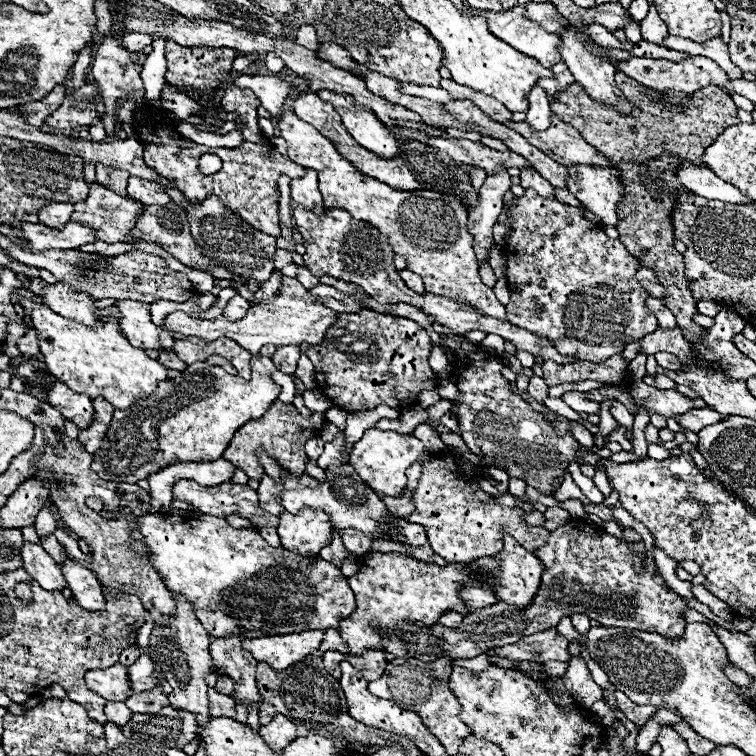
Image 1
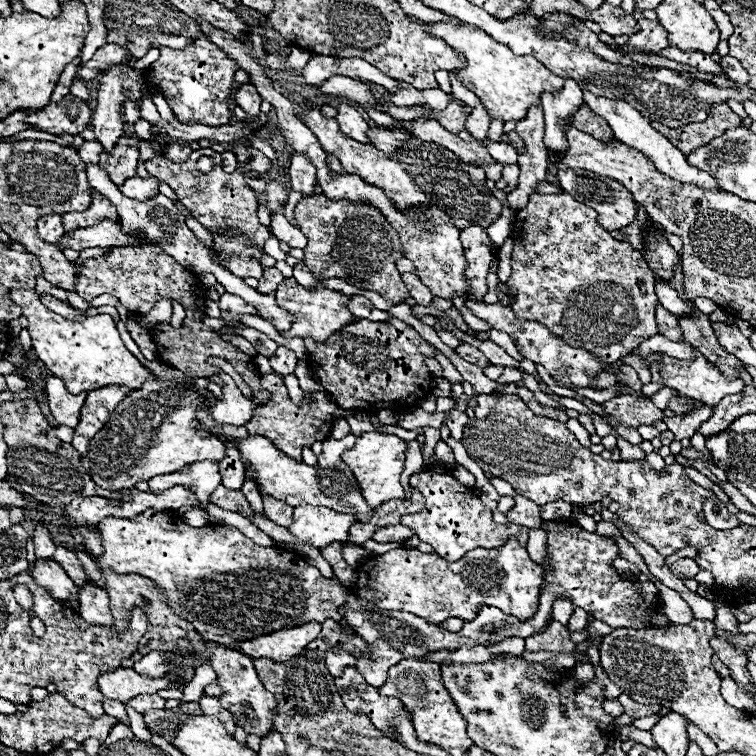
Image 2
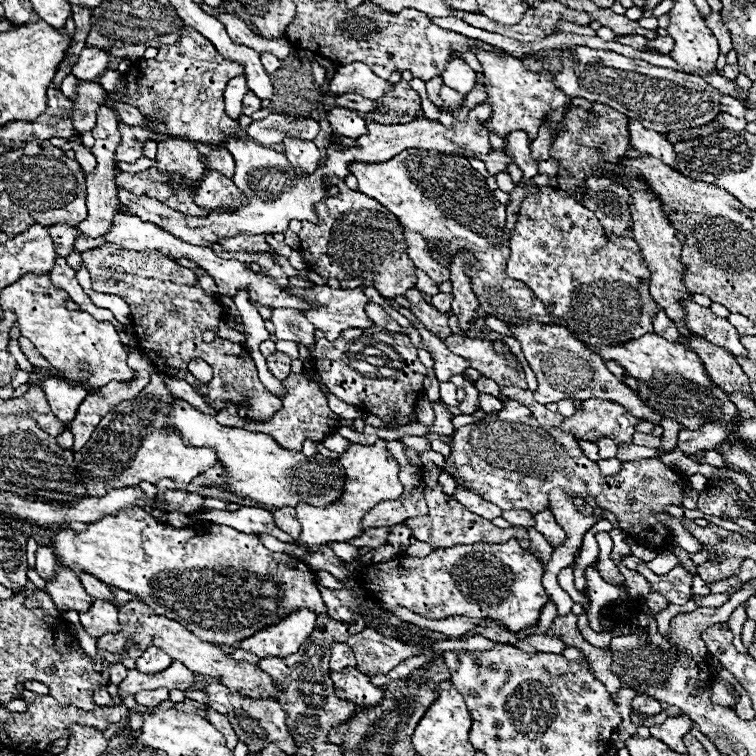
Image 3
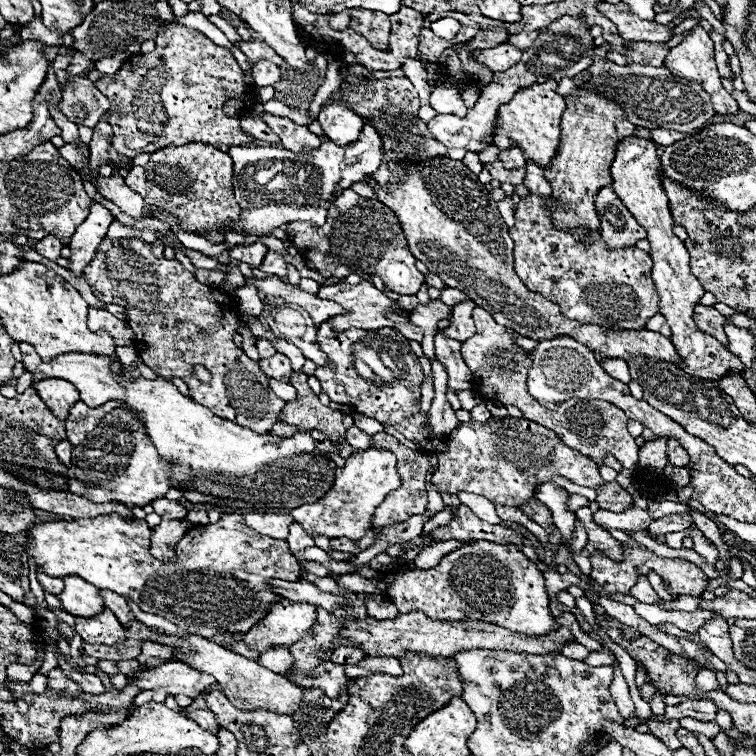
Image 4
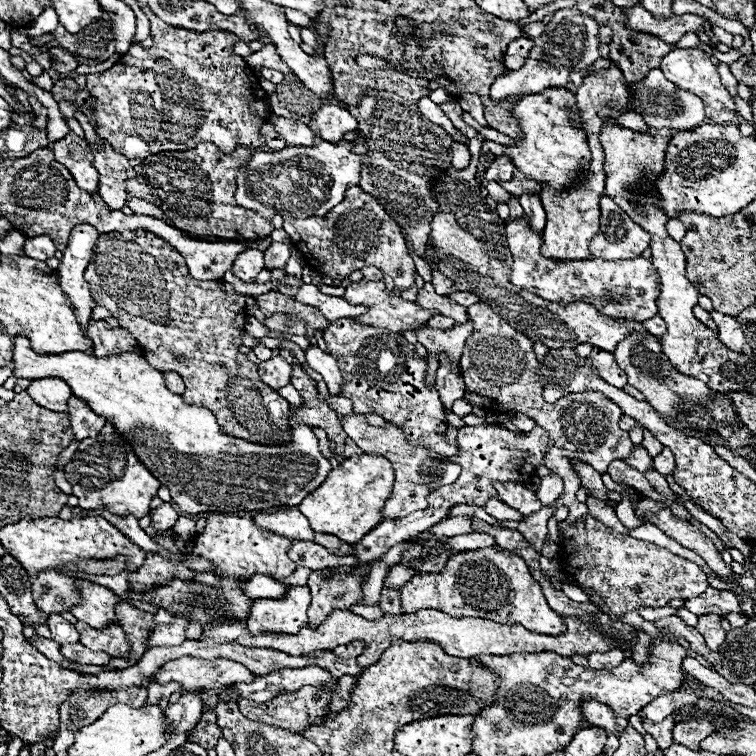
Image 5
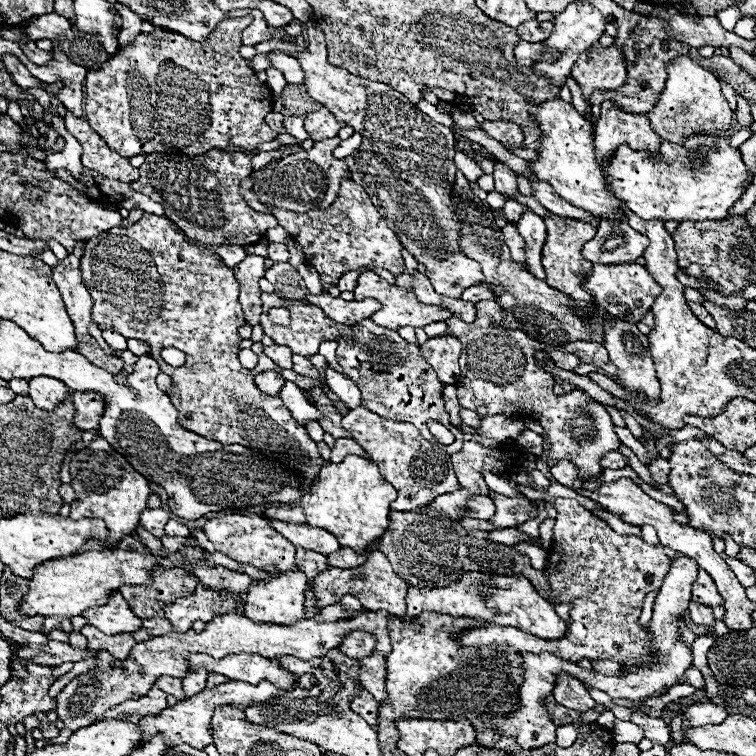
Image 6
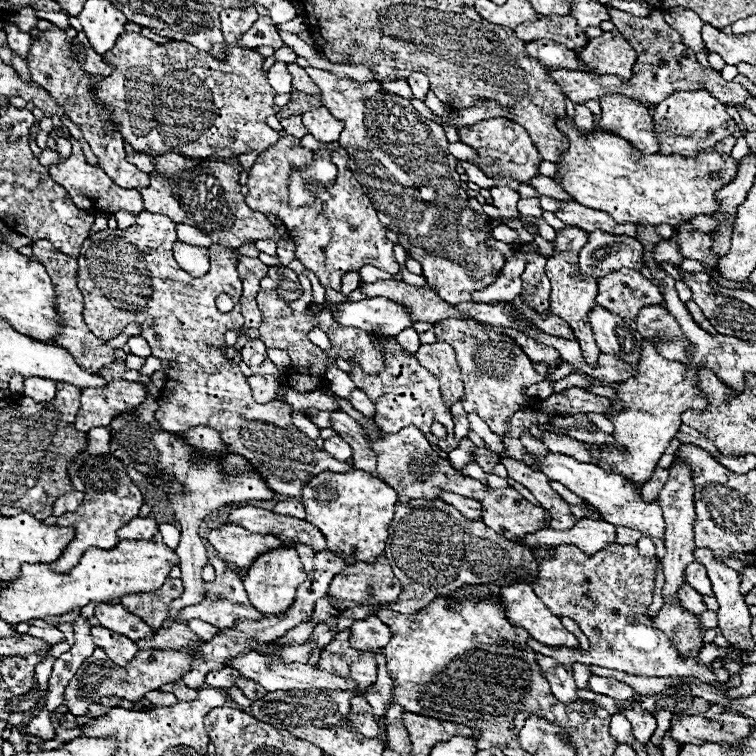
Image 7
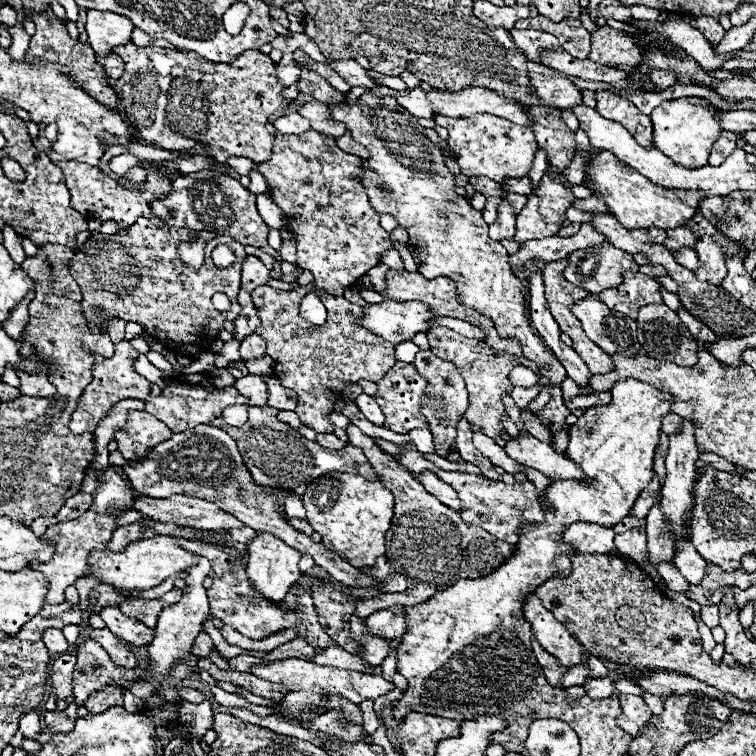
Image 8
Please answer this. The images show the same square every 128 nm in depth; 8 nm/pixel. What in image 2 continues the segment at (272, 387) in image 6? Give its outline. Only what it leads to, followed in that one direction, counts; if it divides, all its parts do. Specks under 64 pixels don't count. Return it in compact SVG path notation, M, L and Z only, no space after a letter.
M278 346L278 350L274 352L274 356L270 358L270 366L274 368L276 374L280 376L288 376L288 374L294 374L294 368L298 364L298 358L292 350L284 348L284 346Z

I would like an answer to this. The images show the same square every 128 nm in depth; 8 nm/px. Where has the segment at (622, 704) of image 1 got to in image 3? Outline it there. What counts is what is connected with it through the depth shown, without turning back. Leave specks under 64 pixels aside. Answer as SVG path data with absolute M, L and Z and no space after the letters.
M646 694L636 696L636 698L632 700L632 708L648 715L656 715L662 711L660 702L646 696Z

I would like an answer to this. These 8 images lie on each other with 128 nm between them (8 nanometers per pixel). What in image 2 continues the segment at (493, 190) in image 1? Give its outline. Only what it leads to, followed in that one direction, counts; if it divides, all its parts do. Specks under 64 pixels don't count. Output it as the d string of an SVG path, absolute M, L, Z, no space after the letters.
M472 224L460 232L462 246L466 248L468 270L466 278L470 280L470 300L480 300L486 294L486 276L490 270L490 262L494 260L490 238L486 230L478 224Z

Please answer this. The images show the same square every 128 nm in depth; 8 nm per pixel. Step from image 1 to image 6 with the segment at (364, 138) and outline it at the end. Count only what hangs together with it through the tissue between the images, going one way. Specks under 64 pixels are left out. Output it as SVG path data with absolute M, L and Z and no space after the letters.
M322 108L318 112L312 112L304 120L304 128L306 128L306 132L310 134L310 138L314 142L320 142L320 140L338 136L338 130L342 126L346 126L346 124L342 124L340 120L336 120L336 116L328 108Z

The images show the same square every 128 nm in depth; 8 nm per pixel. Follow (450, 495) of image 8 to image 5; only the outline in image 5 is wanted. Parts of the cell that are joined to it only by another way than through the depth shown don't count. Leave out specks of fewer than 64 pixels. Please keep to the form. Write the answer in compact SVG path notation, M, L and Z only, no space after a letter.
M490 498L490 500L486 502L484 510L486 510L490 516L494 516L496 520L522 520L522 518L524 518L518 510L506 506L504 502L500 502L500 500L496 500L496 498Z

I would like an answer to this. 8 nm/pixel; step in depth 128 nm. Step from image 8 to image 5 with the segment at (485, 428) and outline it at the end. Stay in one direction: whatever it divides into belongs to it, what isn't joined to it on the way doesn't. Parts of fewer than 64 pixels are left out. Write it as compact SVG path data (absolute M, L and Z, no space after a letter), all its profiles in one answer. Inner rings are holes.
M482 302L468 306L468 316L474 322L474 334L470 336L470 340L466 340L464 352L460 356L462 374L466 382L464 400L472 406L482 406L490 414L502 414L502 412L508 414L512 410L522 412L528 418L532 418L538 426L546 428L552 438L554 448L550 448L544 466L564 478L562 498L554 506L544 506L534 516L528 516L520 522L502 524L504 528L508 526L522 532L524 538L530 540L530 544L540 552L546 540L546 522L558 506L566 504L570 508L568 524L574 524L574 520L582 518L582 514L588 514L588 506L580 504L574 498L582 484L578 480L578 474L570 468L570 460L578 458L594 466L600 474L604 474L612 460L630 456L634 450L634 444L630 442L628 432L624 432L618 426L624 412L612 400L606 400L606 396L598 396L598 392L578 392L578 396L560 398L554 404L546 404L542 398L540 362L536 360L536 354L532 350L534 342L522 336L510 324L506 324L506 320L502 320ZM454 516L448 518L444 522L438 522L436 526L432 526L428 530L430 536L434 538L450 538L450 536L458 536L458 534L466 534L470 532L470 520L466 516Z

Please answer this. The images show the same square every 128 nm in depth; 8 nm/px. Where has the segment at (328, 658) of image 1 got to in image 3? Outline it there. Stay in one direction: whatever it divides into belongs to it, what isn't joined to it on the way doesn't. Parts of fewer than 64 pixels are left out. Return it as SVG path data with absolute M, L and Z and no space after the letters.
M334 642L330 648L330 670L342 672L348 666L356 666L356 658L354 658L352 648L348 644Z

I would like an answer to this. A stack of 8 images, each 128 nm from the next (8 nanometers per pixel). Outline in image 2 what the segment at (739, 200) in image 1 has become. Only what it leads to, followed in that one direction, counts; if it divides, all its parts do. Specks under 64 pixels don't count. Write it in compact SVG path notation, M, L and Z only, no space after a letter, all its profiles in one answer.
M580 86L580 88L584 90L584 102L586 102L594 112L598 112L598 116L604 116L604 120L608 120L608 124L610 124L612 130L614 130L616 140L624 142L624 144L630 146L630 148L640 150L644 156L648 156L648 158L654 162L654 166L656 166L662 174L666 174L666 176L670 176L670 178L674 178L674 180L678 180L678 182L684 182L684 184L696 184L698 188L704 188L704 190L722 190L722 186L716 182L714 176L710 176L708 172L704 172L704 170L700 170L700 168L696 168L696 166L692 166L692 164L688 164L688 162L686 162L686 156L684 156L668 138L664 138L660 132L656 132L656 130L652 128L652 124L650 124L636 108L632 108L626 100L614 100L614 98L596 96L596 94L588 92L586 86Z

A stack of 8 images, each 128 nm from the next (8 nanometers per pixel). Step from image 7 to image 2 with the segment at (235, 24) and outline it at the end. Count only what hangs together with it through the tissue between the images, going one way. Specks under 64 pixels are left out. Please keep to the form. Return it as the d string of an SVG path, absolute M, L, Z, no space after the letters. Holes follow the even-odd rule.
M216 44L212 46L188 46L184 50L174 48L160 48L160 58L150 66L150 70L144 70L144 78L148 82L148 88L166 96L172 112L178 116L184 124L206 124L206 126L224 126L230 124L232 112L230 112L230 92L234 84L234 72L238 70L238 62L228 58ZM118 140L112 152L102 152L100 162L102 168L110 174L112 182L122 186L128 178L136 176L138 162L138 142L136 140Z

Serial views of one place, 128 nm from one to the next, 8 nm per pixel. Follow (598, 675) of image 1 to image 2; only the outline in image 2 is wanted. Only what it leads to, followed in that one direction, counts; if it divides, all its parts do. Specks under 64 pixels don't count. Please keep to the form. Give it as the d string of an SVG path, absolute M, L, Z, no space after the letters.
M576 608L574 610L574 614L570 616L570 620L568 620L568 630L570 632L582 632L584 628L586 628L586 622L588 622L588 614L584 612L584 610L580 610L580 608Z

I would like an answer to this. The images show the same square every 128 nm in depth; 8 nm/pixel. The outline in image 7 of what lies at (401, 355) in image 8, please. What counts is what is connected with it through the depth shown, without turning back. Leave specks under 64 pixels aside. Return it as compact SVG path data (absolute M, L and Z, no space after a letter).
M406 328L406 330L402 330L402 332L396 336L396 340L398 340L398 344L400 344L406 352L410 352L410 354L414 354L416 348L420 346L418 332L416 332L414 328Z

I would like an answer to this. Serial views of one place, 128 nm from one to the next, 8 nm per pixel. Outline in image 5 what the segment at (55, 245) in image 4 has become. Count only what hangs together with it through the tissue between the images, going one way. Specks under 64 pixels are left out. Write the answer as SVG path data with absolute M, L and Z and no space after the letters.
M36 236L36 238L28 238L28 240L26 240L24 252L26 252L28 258L48 260L50 256L54 256L56 248L54 248L54 242L52 242L48 236Z

